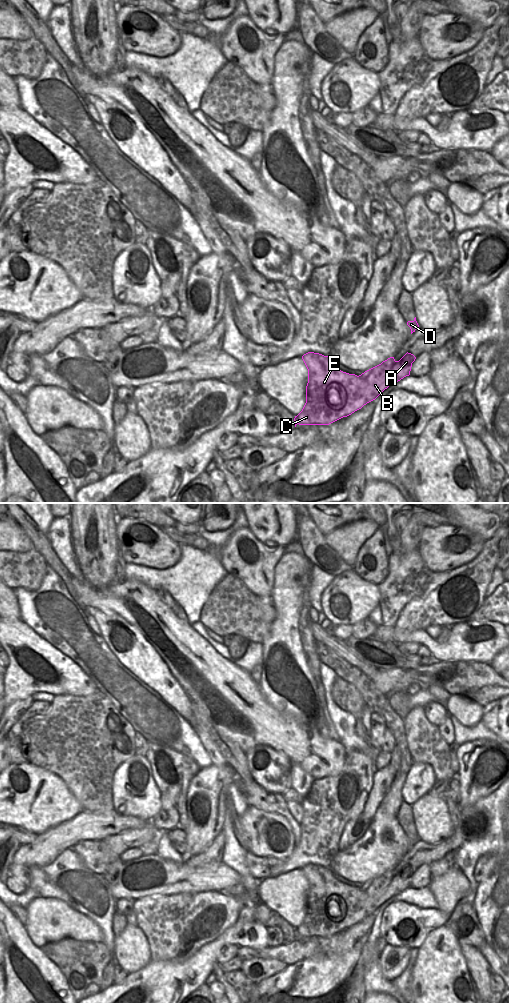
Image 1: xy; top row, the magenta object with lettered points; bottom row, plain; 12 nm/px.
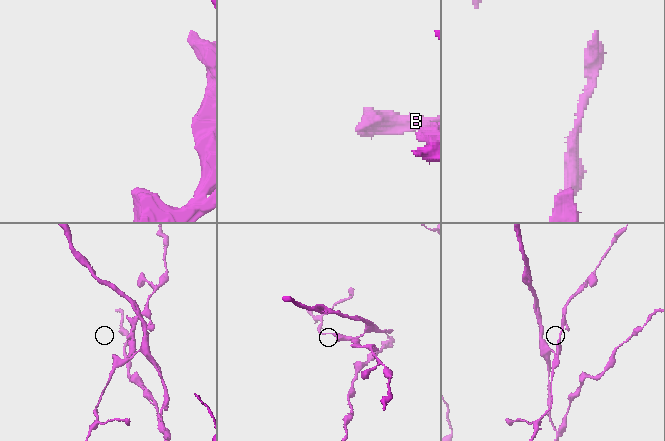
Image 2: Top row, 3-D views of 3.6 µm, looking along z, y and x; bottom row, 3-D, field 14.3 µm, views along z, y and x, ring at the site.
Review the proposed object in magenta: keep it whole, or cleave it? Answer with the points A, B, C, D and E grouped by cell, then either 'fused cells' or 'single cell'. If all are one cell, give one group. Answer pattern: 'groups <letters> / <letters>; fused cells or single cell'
groups A B C E / D; fused cells

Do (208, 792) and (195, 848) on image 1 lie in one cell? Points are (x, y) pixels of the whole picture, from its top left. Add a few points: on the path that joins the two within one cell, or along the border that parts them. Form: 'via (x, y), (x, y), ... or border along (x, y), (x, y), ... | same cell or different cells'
via (211, 806), (209, 820), (200, 834) | same cell

